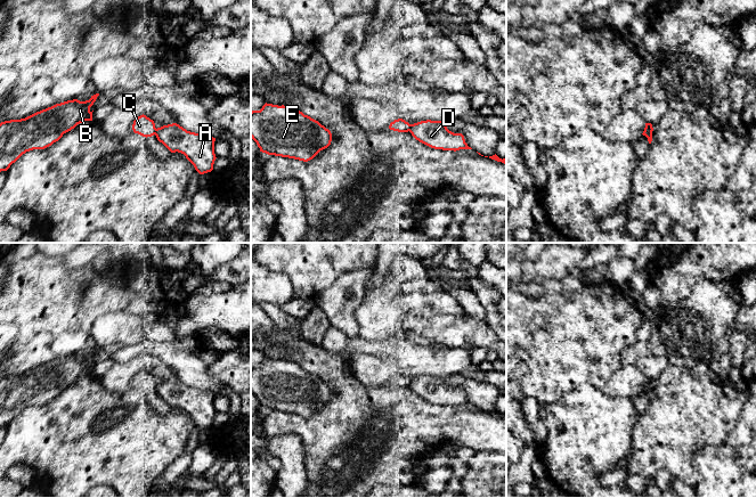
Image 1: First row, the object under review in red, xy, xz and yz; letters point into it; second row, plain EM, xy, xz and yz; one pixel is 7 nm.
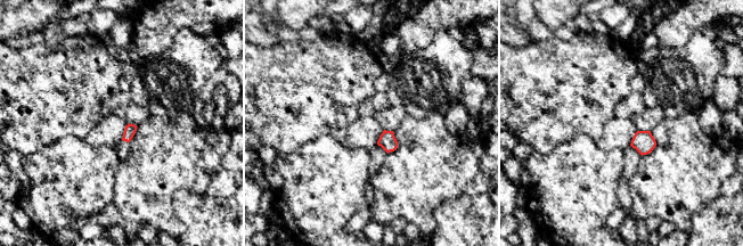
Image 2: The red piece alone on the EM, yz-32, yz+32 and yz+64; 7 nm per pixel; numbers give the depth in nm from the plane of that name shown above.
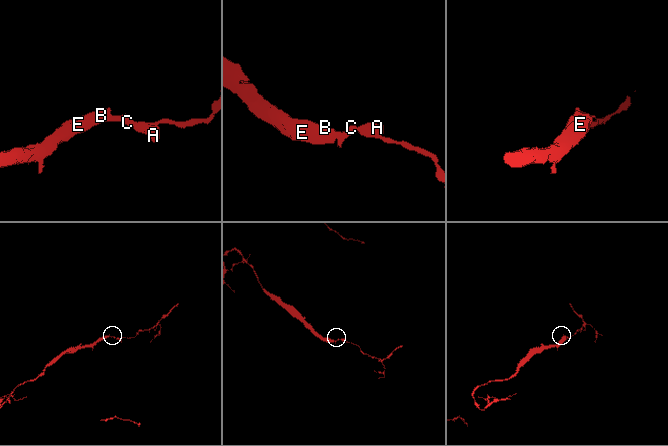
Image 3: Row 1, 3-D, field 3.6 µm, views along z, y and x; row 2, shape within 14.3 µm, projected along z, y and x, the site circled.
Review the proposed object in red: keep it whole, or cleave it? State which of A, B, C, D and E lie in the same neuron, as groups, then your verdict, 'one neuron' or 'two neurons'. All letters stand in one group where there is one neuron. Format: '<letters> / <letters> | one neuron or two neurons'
A D / B C E | two neurons

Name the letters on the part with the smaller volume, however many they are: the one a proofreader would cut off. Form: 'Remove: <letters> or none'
Remove: A, D

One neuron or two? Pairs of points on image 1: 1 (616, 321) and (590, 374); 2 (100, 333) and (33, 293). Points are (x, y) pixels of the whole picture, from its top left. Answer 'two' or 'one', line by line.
1: one
2: two

